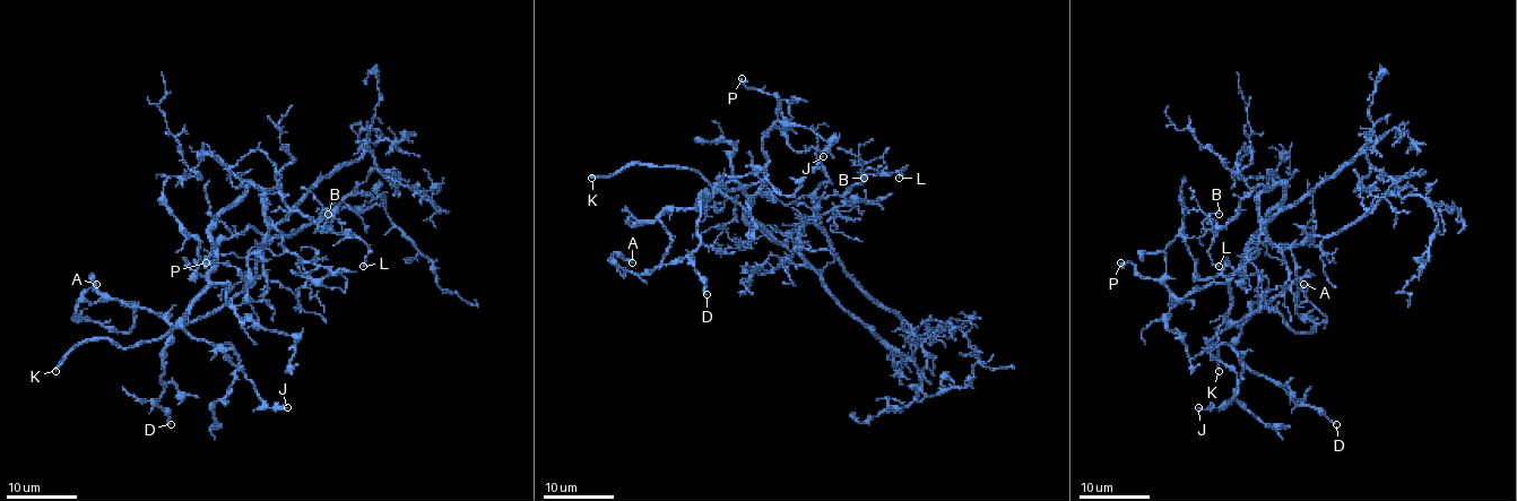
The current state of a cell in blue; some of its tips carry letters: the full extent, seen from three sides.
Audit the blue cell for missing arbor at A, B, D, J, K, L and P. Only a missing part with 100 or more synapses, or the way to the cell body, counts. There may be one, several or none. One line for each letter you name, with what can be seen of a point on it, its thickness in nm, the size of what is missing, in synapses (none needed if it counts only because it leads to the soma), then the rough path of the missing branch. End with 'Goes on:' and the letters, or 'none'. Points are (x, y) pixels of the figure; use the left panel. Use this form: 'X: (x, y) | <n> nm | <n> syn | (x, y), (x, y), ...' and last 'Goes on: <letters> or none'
K: (55, 371) | 240 nm
Goes on: K

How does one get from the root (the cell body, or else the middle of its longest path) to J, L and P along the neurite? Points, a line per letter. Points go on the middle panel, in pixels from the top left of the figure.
J: (795, 250), (794, 256), (776, 241), (717, 181), (760, 169), (781, 195), (791, 197), (823, 156)
L: (795, 250), (800, 218), (811, 223), (822, 199), (847, 193), (869, 174), (904, 166), (899, 178)
P: (795, 250), (719, 190), (756, 184), (766, 163), (763, 137), (785, 128), (779, 100), (742, 78)

